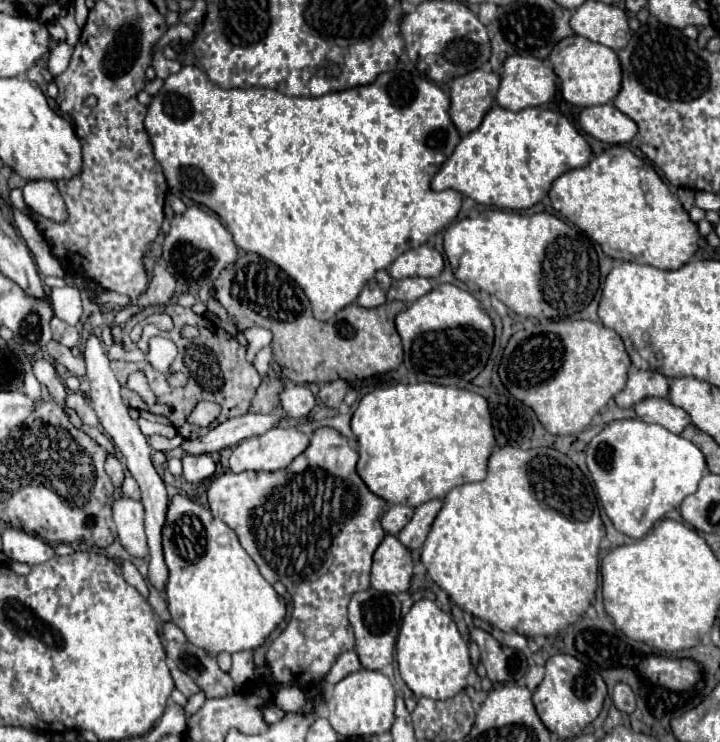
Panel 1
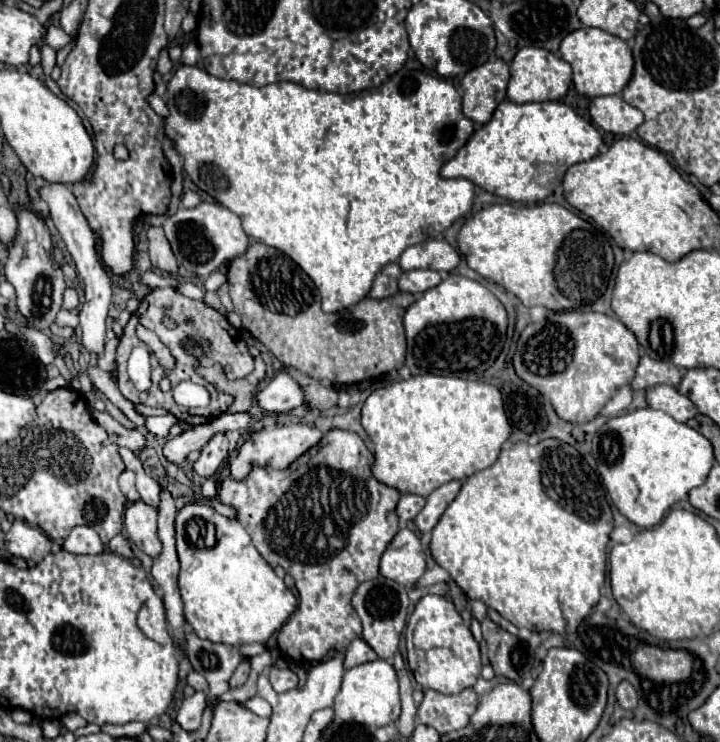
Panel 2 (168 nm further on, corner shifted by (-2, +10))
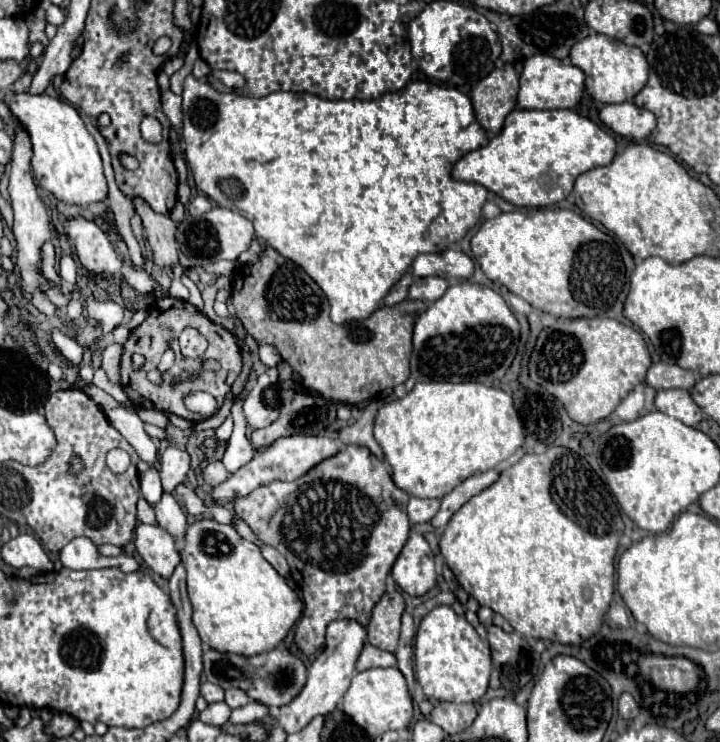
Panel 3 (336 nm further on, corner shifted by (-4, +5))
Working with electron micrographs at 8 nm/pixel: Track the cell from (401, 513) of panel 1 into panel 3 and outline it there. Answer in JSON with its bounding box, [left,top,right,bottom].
[407,497,441,523]

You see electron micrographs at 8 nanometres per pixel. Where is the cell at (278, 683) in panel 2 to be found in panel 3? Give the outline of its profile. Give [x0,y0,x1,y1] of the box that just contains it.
[203,647,307,709]

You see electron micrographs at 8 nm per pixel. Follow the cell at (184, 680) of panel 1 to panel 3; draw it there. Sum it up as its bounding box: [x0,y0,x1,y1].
[201,683,225,703]

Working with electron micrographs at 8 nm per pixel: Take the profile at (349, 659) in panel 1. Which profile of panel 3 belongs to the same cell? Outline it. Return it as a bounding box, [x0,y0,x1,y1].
[357,643,397,671]

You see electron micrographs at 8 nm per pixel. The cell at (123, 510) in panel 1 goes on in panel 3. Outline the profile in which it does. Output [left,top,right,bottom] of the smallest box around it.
[135,523,181,579]

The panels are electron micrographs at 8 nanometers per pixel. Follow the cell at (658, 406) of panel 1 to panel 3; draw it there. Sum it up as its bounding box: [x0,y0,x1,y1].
[655,389,703,427]

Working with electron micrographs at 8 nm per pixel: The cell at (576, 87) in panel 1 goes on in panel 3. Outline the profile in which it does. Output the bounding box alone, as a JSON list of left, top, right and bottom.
[569,33,649,103]

